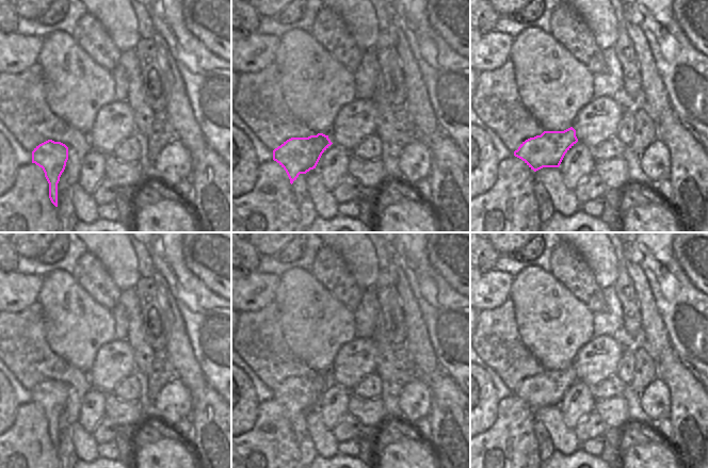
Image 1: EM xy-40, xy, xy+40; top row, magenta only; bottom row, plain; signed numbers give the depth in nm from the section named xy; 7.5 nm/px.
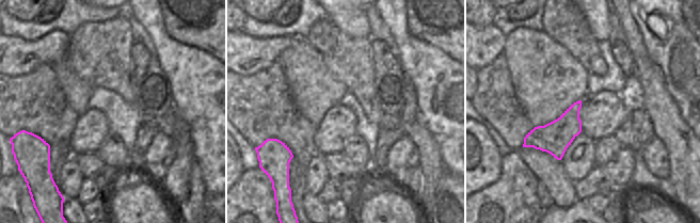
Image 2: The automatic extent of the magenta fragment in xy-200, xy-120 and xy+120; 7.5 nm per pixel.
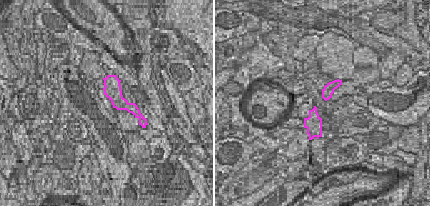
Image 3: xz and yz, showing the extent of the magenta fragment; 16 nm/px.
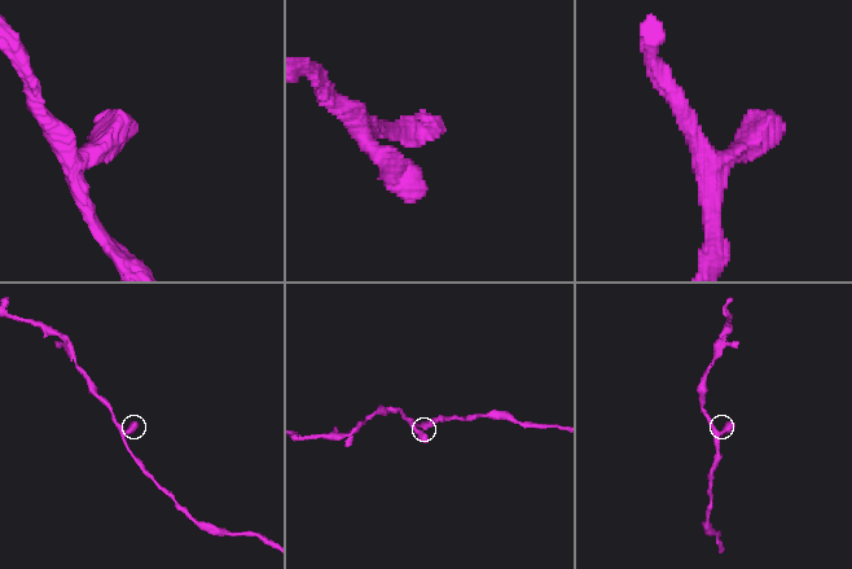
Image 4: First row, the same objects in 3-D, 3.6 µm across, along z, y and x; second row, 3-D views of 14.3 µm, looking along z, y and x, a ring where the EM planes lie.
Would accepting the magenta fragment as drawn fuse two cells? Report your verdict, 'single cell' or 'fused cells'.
single cell

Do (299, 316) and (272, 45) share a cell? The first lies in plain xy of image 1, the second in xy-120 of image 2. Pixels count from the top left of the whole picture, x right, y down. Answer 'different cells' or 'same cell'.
different cells

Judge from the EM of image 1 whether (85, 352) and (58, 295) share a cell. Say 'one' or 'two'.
one

